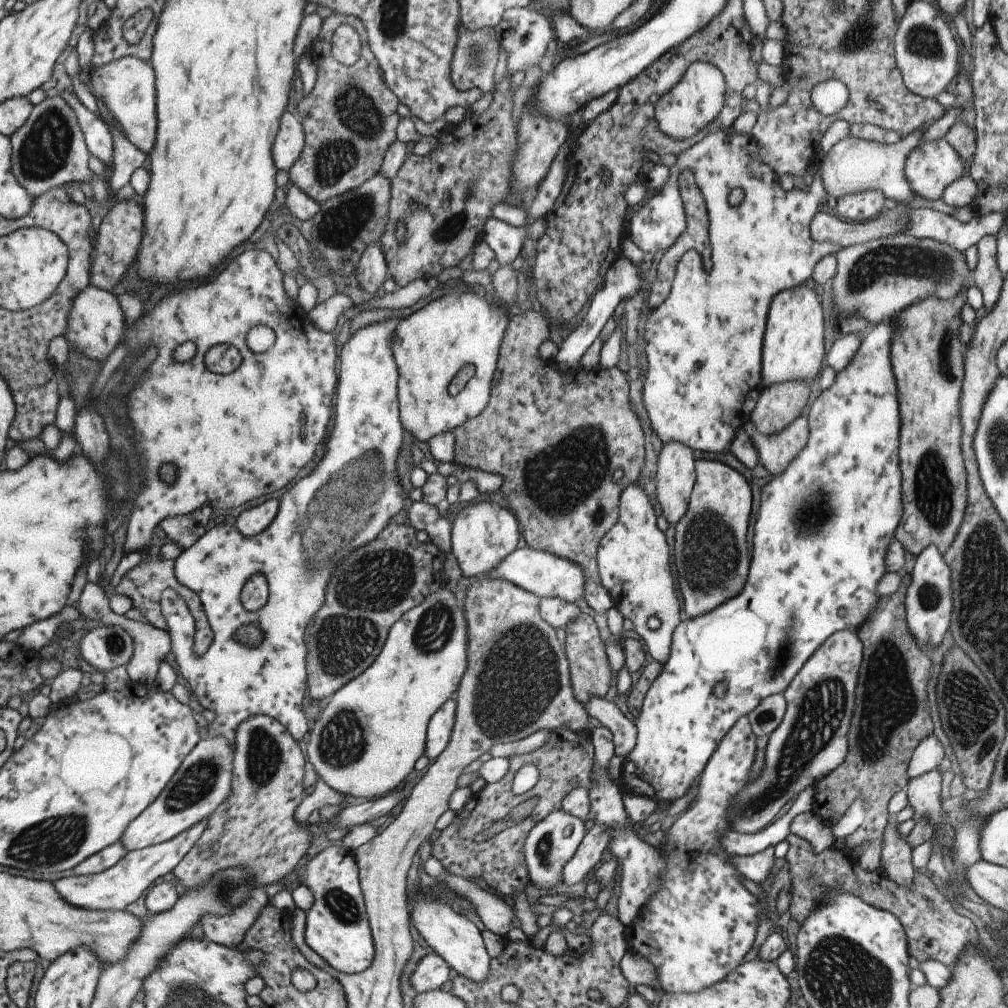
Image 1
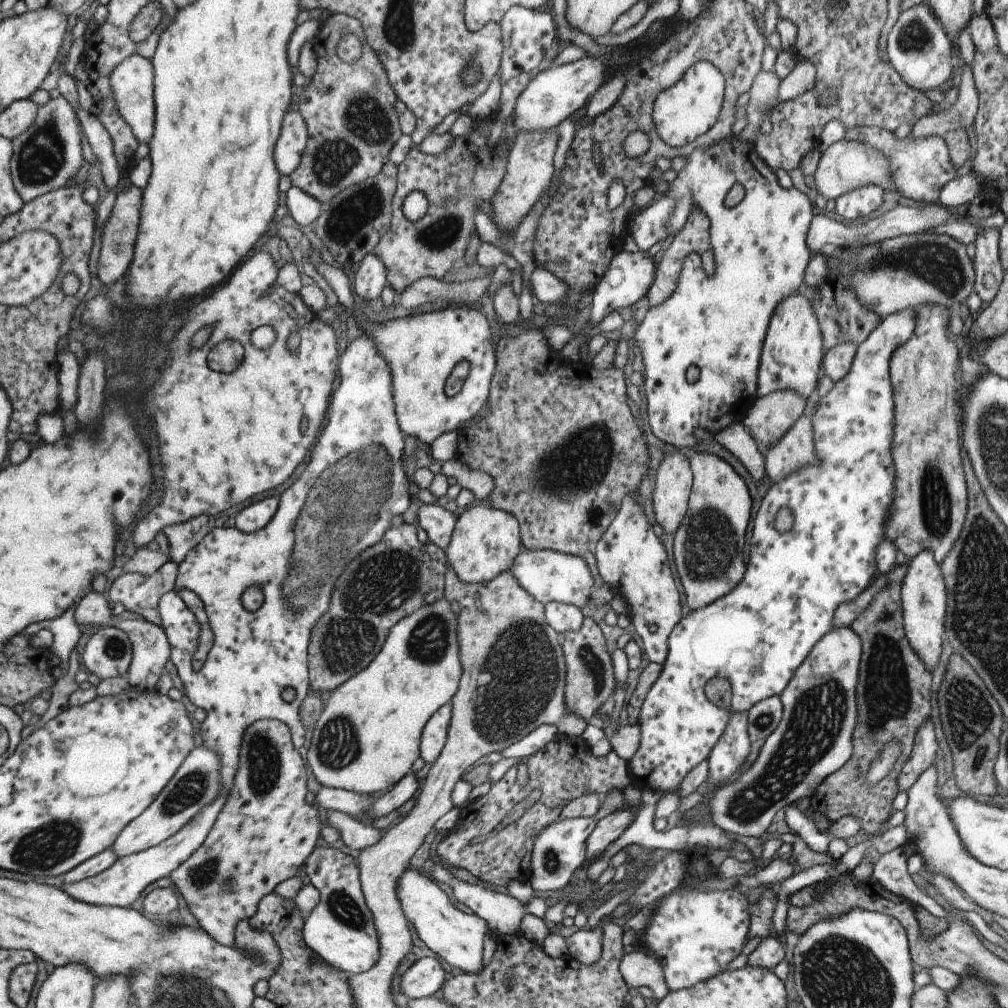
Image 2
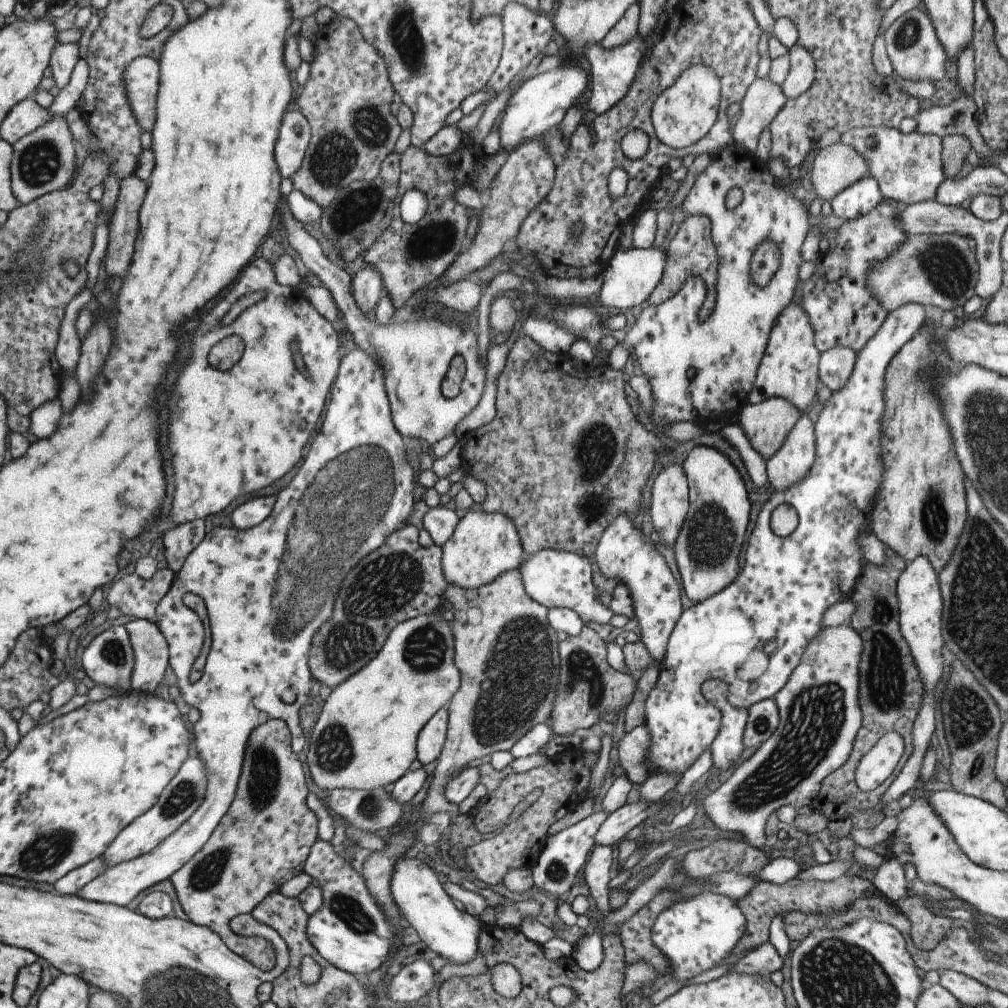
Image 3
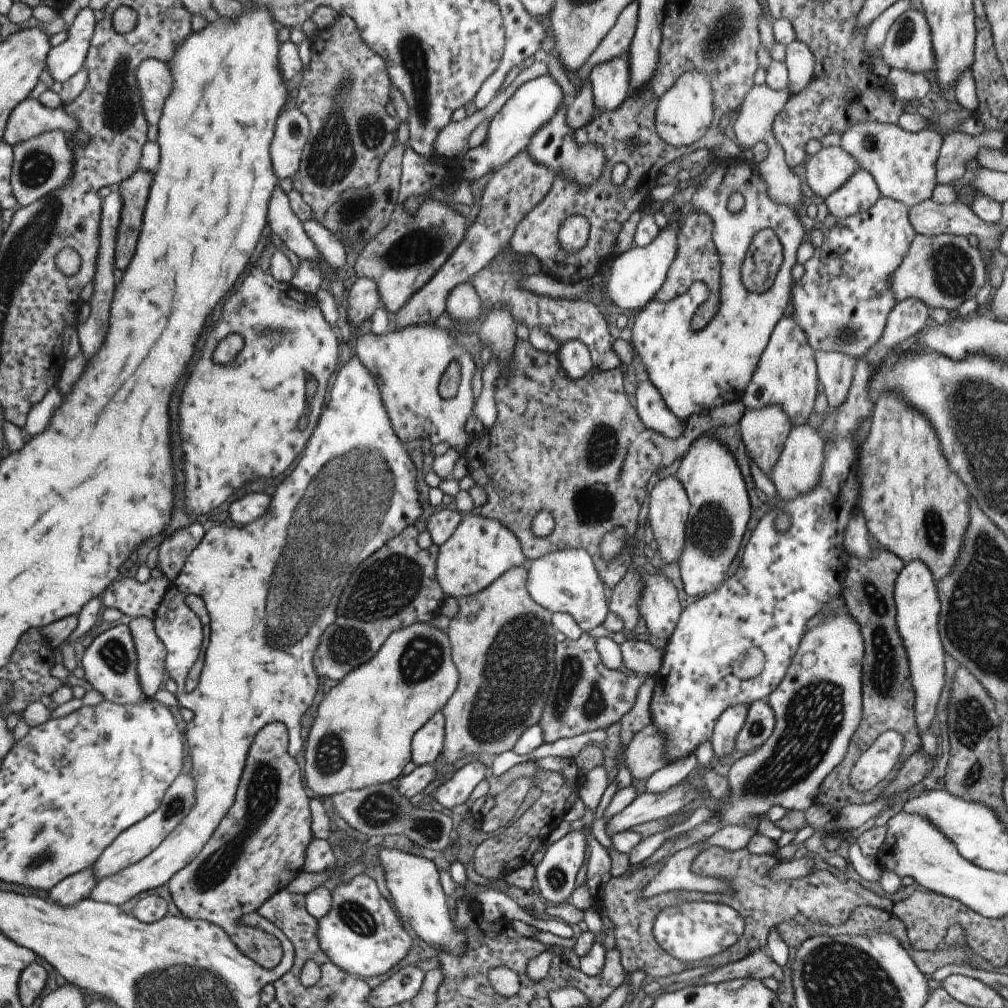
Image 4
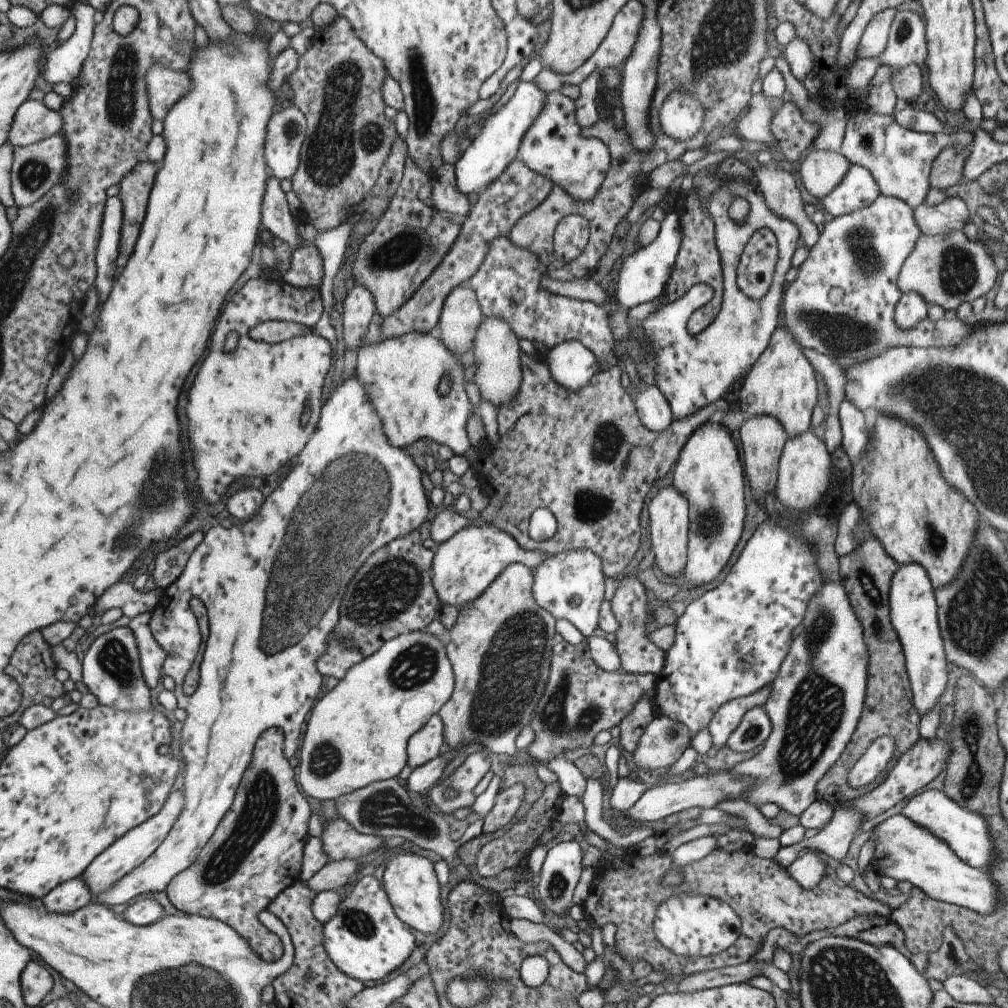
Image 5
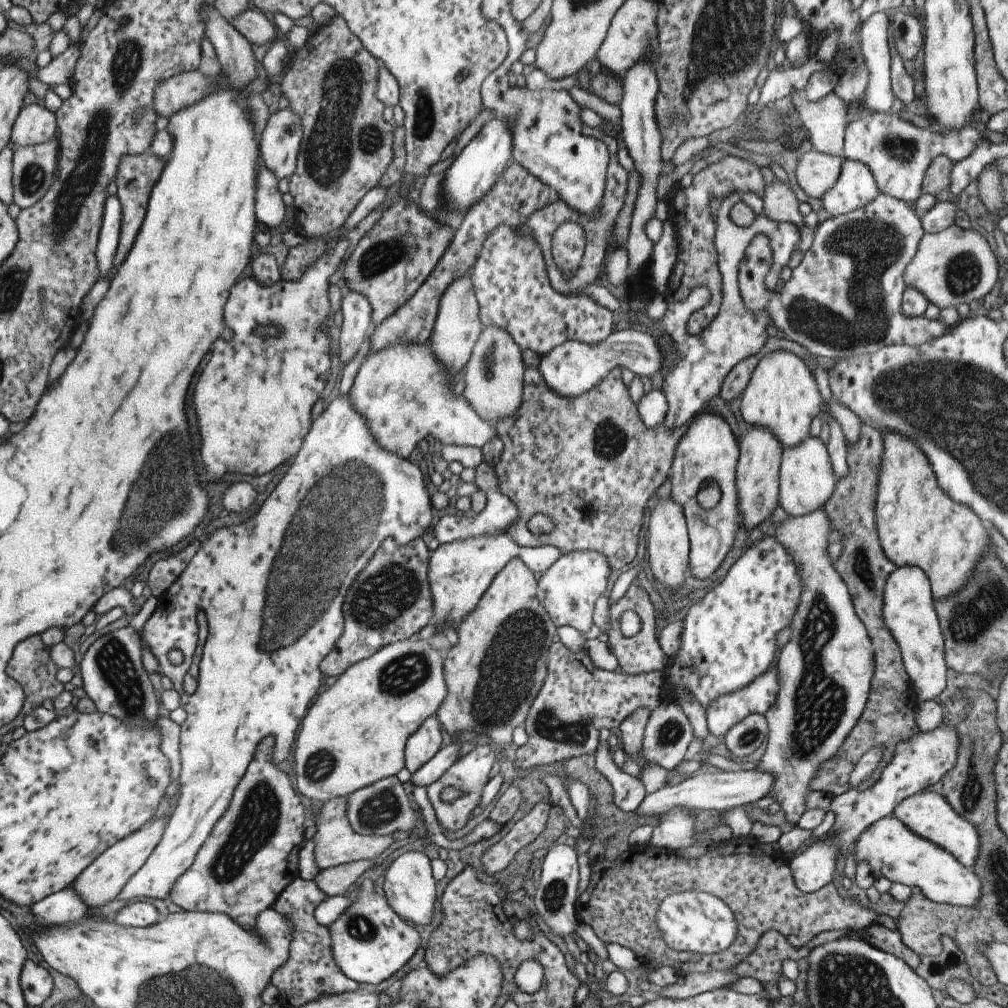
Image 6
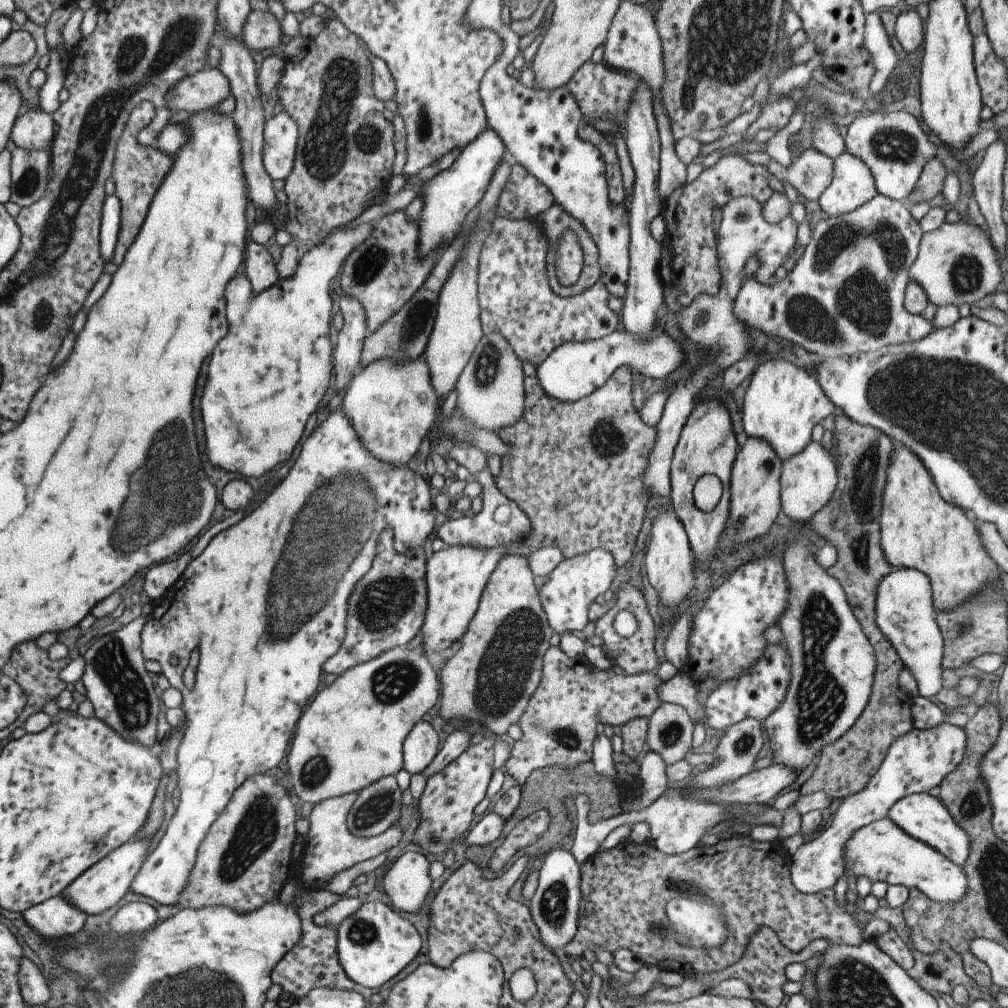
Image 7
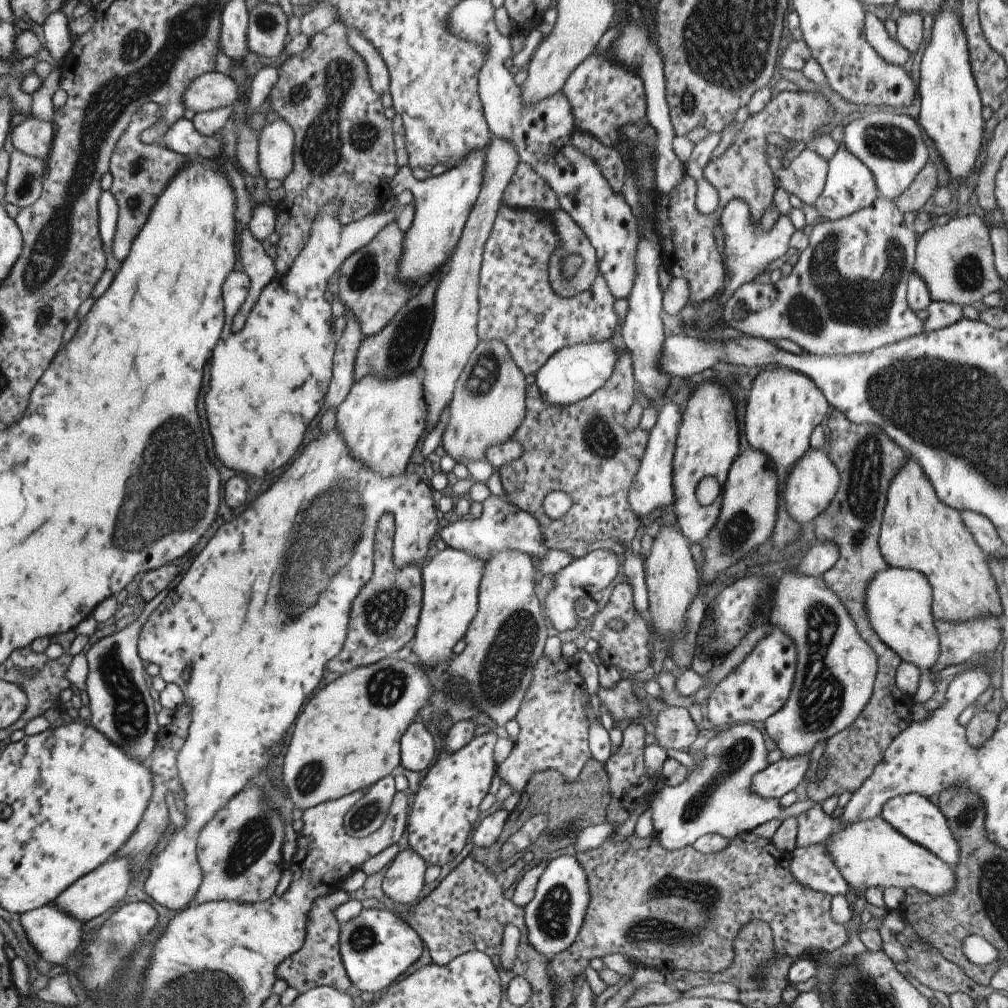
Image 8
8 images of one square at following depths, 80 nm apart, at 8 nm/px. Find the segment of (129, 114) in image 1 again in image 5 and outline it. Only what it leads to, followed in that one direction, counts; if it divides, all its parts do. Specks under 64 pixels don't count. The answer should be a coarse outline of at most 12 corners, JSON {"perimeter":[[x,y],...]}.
{"perimeter":[[152,65],[148,109],[162,120],[191,87],[185,71]]}

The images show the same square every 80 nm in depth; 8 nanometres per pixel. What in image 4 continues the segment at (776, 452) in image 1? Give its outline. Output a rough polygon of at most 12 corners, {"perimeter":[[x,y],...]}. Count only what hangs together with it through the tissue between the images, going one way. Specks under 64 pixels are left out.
{"perimeter":[[790,429],[769,479],[781,500],[809,493],[822,467],[822,436]]}

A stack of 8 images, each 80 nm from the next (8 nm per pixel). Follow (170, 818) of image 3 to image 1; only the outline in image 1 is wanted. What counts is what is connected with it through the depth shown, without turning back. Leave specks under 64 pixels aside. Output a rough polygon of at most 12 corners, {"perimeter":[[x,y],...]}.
{"perimeter":[[198,740],[127,824],[126,851],[171,840],[229,794],[233,747]]}

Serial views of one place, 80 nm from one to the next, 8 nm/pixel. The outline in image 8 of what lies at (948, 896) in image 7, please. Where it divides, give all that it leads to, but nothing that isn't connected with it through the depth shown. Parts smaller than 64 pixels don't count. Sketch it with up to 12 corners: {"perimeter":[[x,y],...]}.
{"perimeter":[[820,803],[797,847],[826,845],[849,889],[956,887],[950,865],[881,817],[842,825]]}

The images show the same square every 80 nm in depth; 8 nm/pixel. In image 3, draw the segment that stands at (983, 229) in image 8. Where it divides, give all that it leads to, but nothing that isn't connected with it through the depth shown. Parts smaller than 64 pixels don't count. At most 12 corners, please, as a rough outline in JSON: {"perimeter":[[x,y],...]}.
{"perimeter":[[955,233],[907,235],[865,276],[891,312],[963,307],[977,262]]}

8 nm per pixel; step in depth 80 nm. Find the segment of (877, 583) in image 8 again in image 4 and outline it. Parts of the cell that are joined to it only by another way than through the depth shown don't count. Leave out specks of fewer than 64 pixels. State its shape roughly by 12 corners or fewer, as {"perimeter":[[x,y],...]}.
{"perimeter":[[920,561],[895,577],[918,734],[935,725],[943,688],[936,584]]}

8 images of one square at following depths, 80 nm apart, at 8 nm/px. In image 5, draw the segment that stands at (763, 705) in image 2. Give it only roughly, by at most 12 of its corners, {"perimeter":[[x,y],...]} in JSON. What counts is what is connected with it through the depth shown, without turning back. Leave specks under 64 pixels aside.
{"perimeter":[[762,706],[749,709],[727,737],[733,752],[763,744],[770,731]]}

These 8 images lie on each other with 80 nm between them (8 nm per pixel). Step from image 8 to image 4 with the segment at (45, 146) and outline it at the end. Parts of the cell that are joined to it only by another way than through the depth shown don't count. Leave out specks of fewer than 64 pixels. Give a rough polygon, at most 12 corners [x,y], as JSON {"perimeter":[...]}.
{"perimeter":[[27,98],[9,113],[2,140],[13,146],[49,131],[71,136],[63,107]]}

